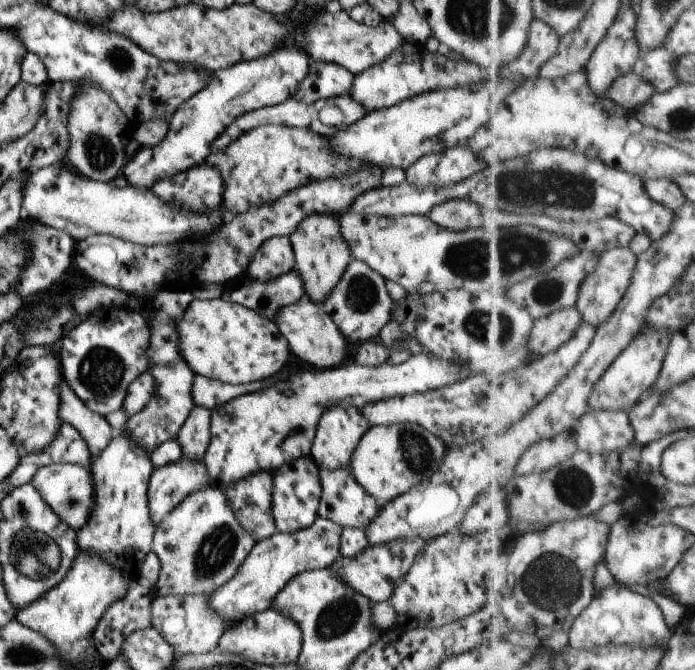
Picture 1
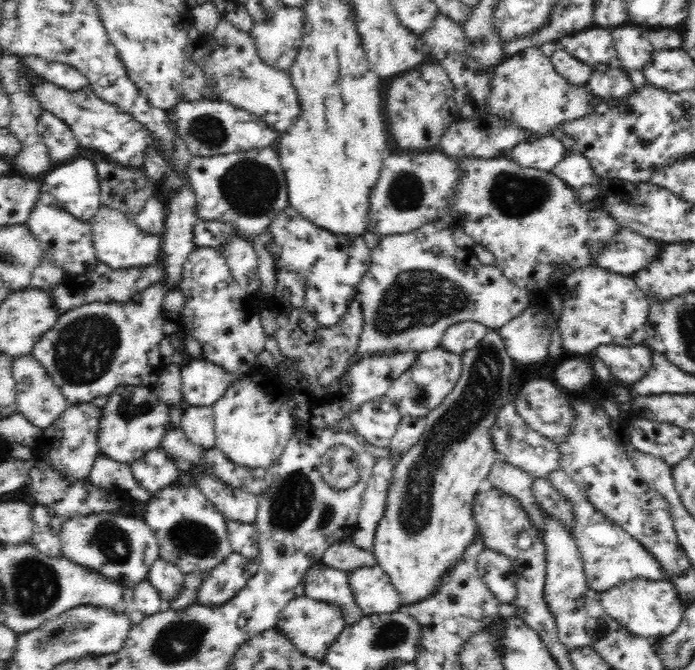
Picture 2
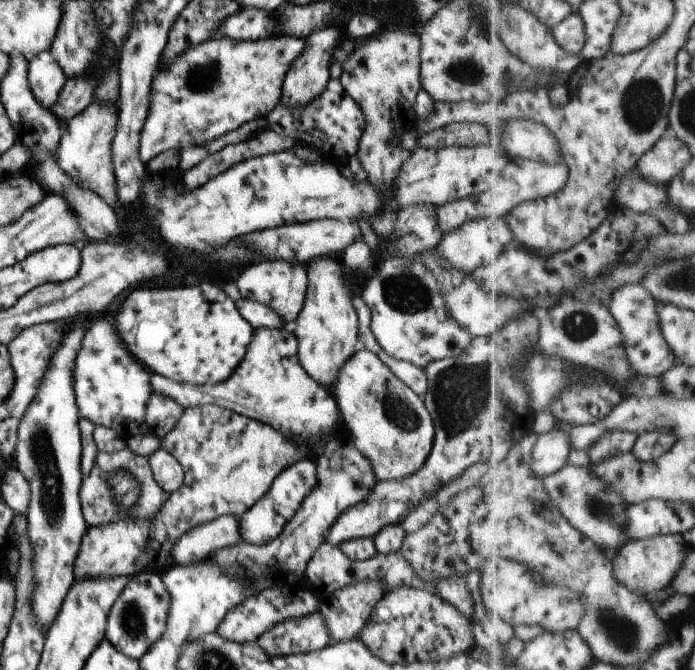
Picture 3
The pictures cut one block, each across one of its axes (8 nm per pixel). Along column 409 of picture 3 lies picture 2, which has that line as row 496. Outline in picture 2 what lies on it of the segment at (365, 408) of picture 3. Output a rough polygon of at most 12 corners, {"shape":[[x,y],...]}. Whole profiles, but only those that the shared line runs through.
{"shape":[[497,331],[395,458],[372,551],[402,605],[478,536],[490,426],[519,366]]}

